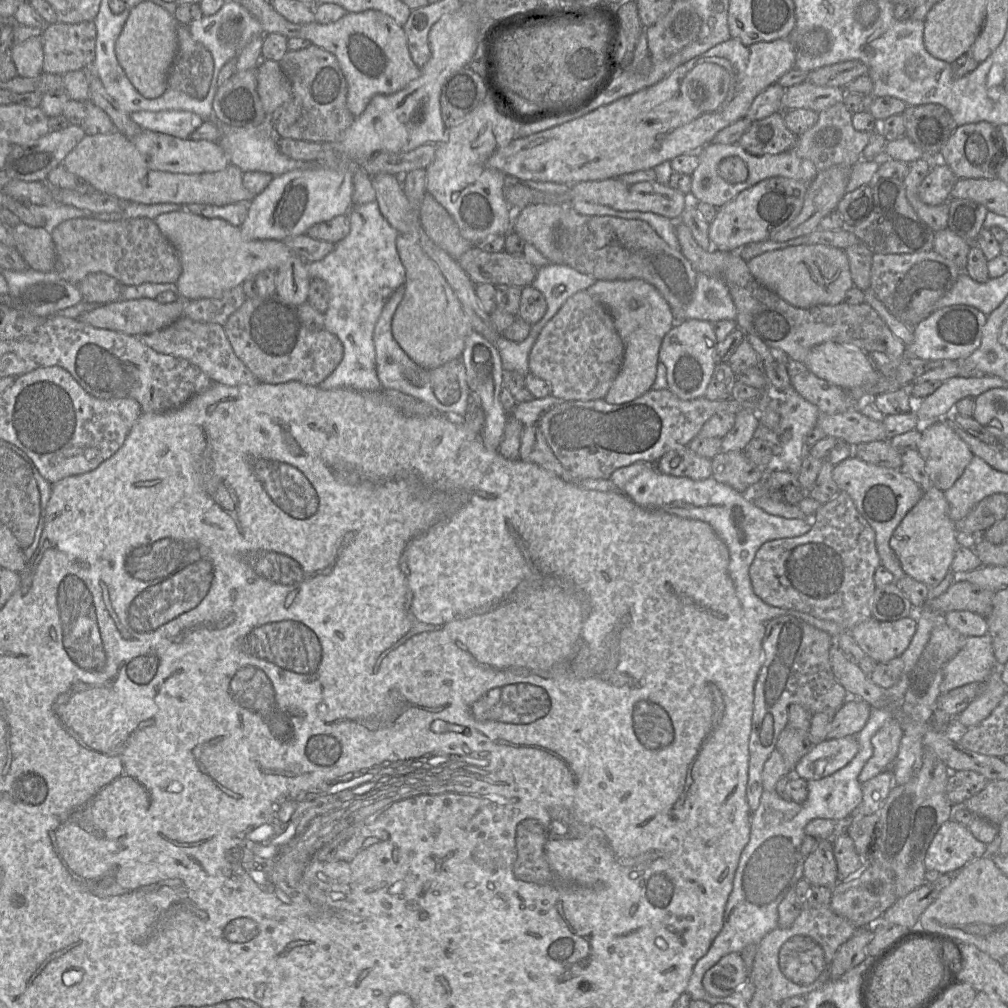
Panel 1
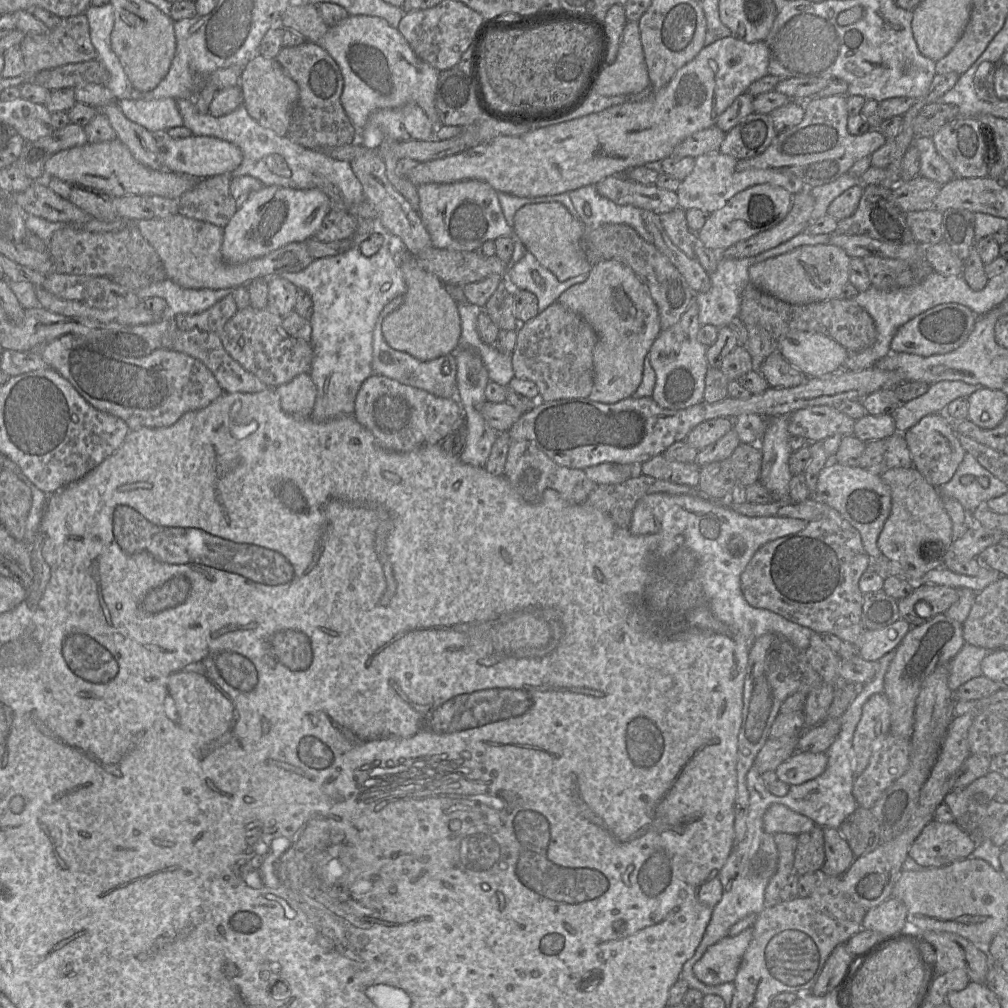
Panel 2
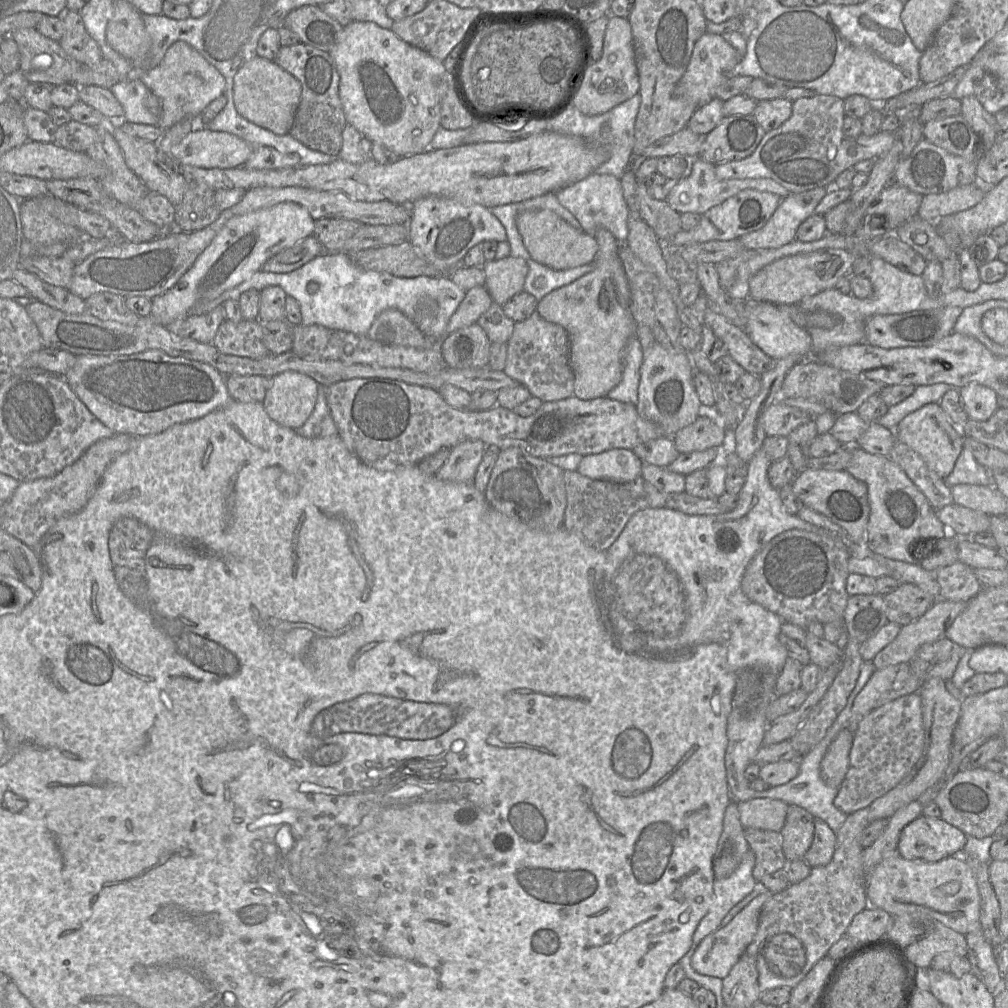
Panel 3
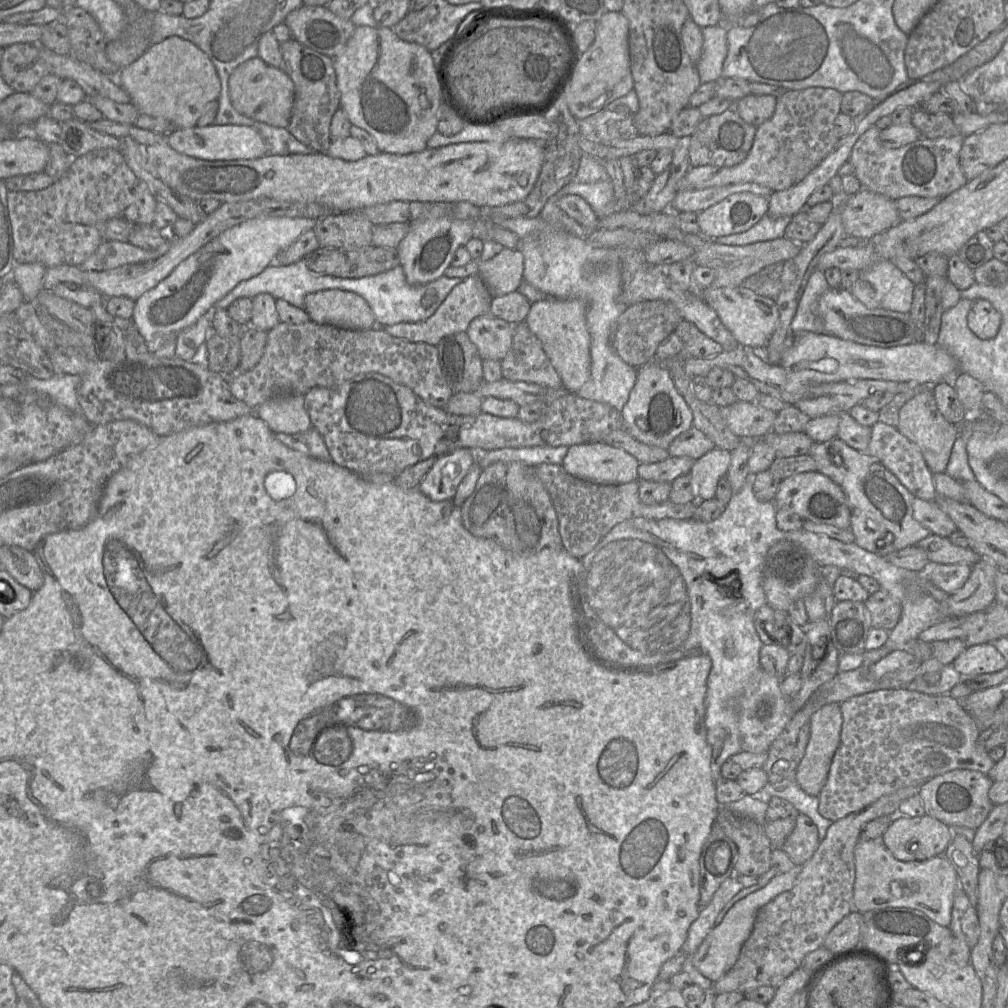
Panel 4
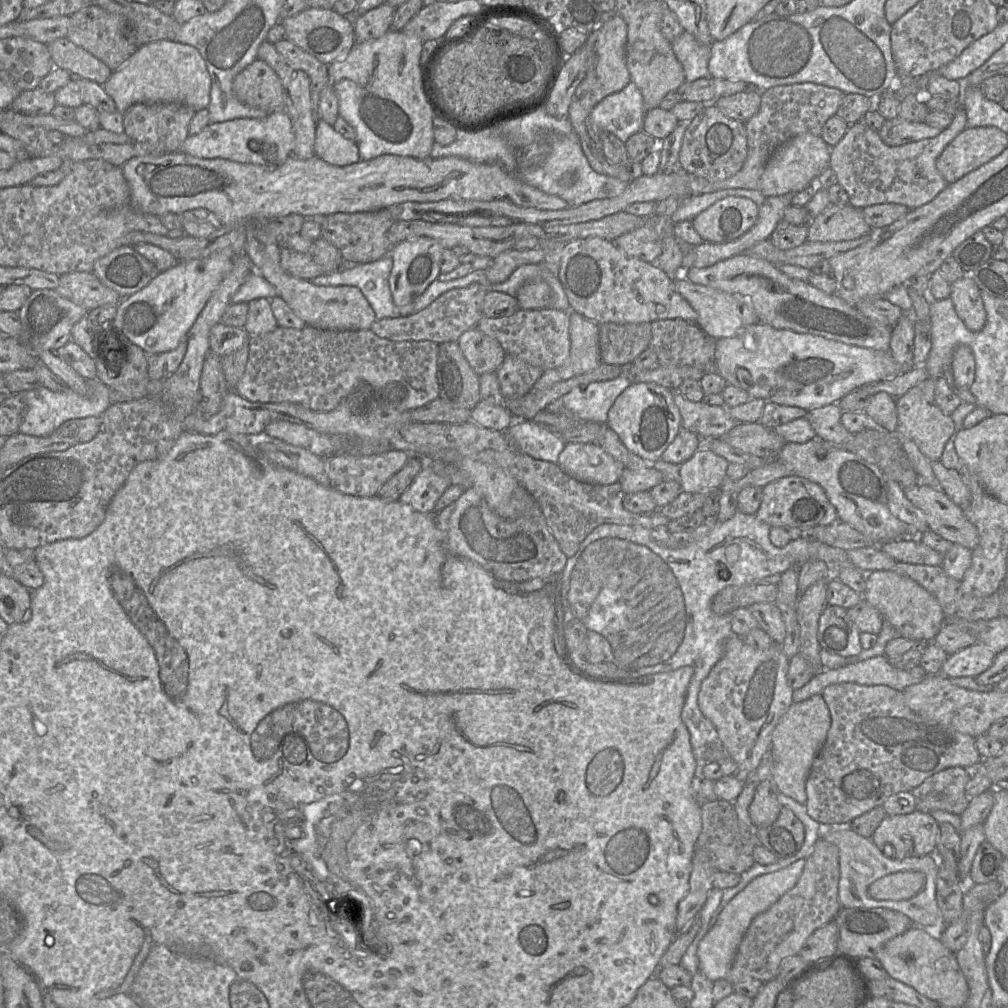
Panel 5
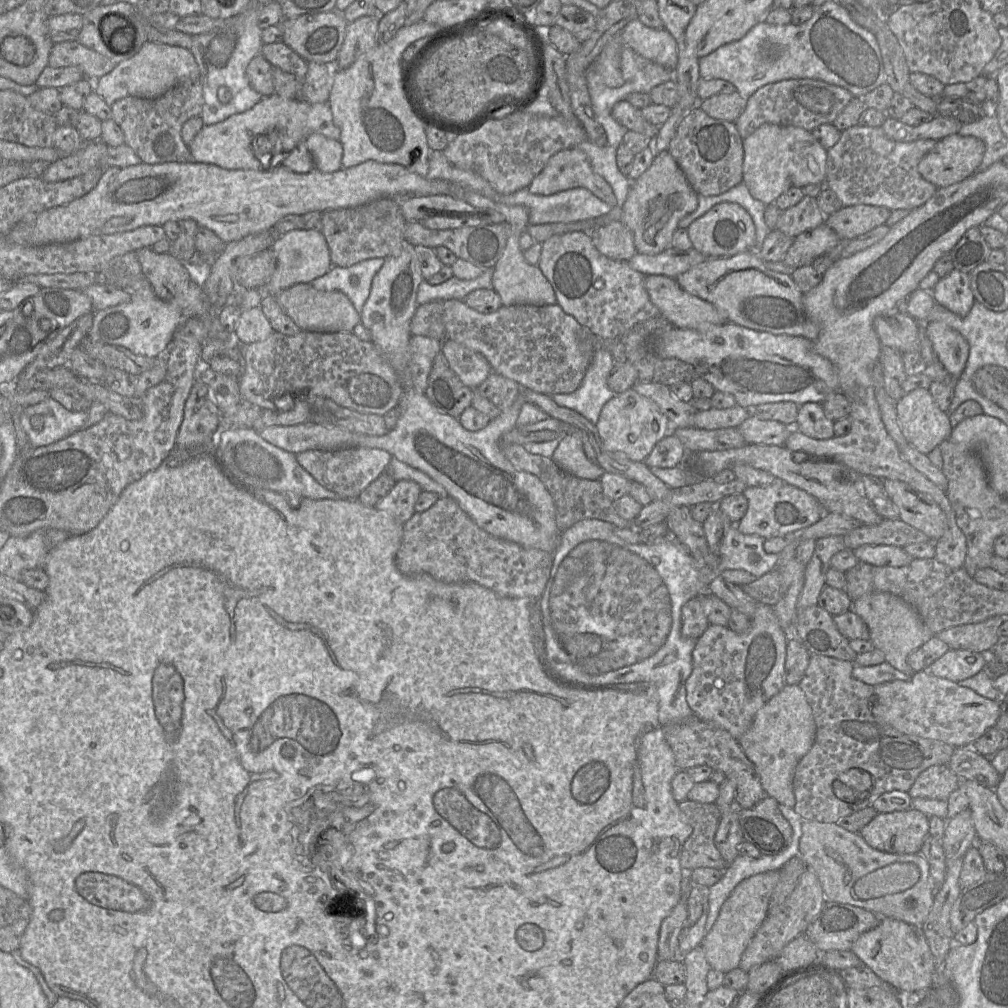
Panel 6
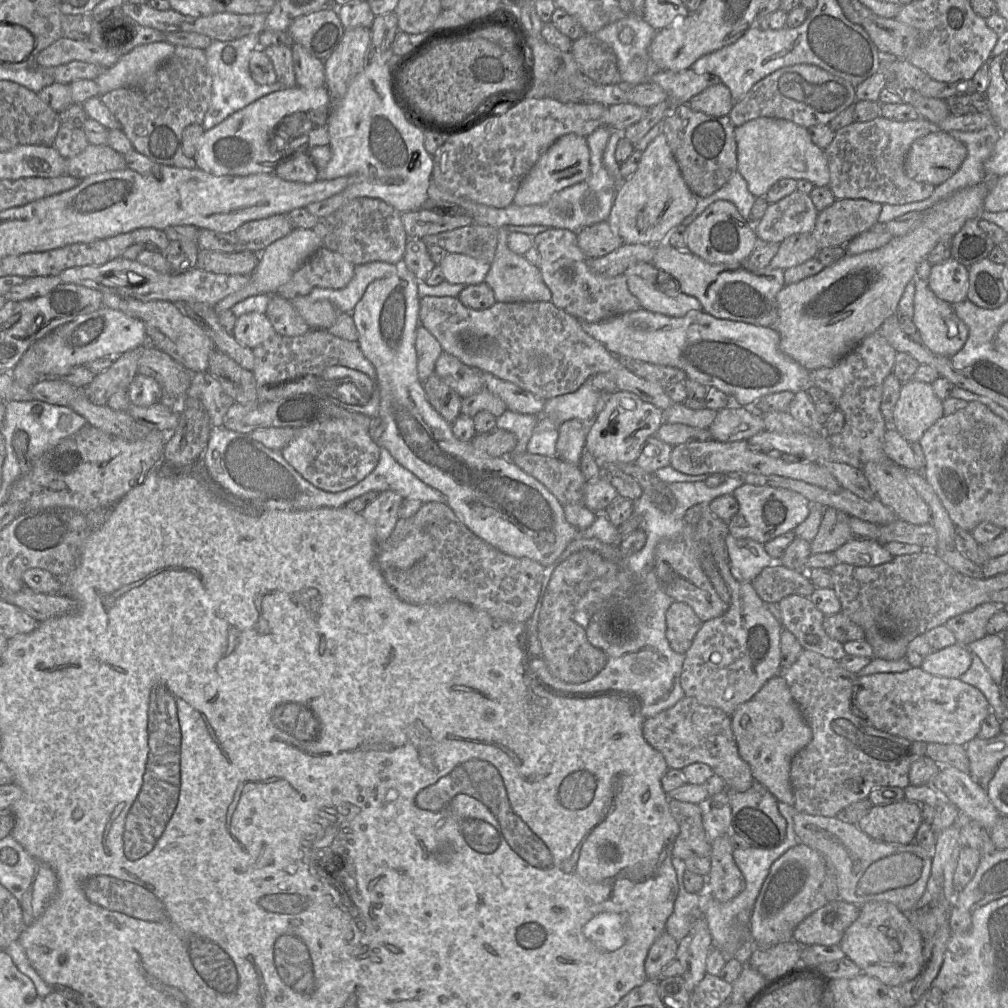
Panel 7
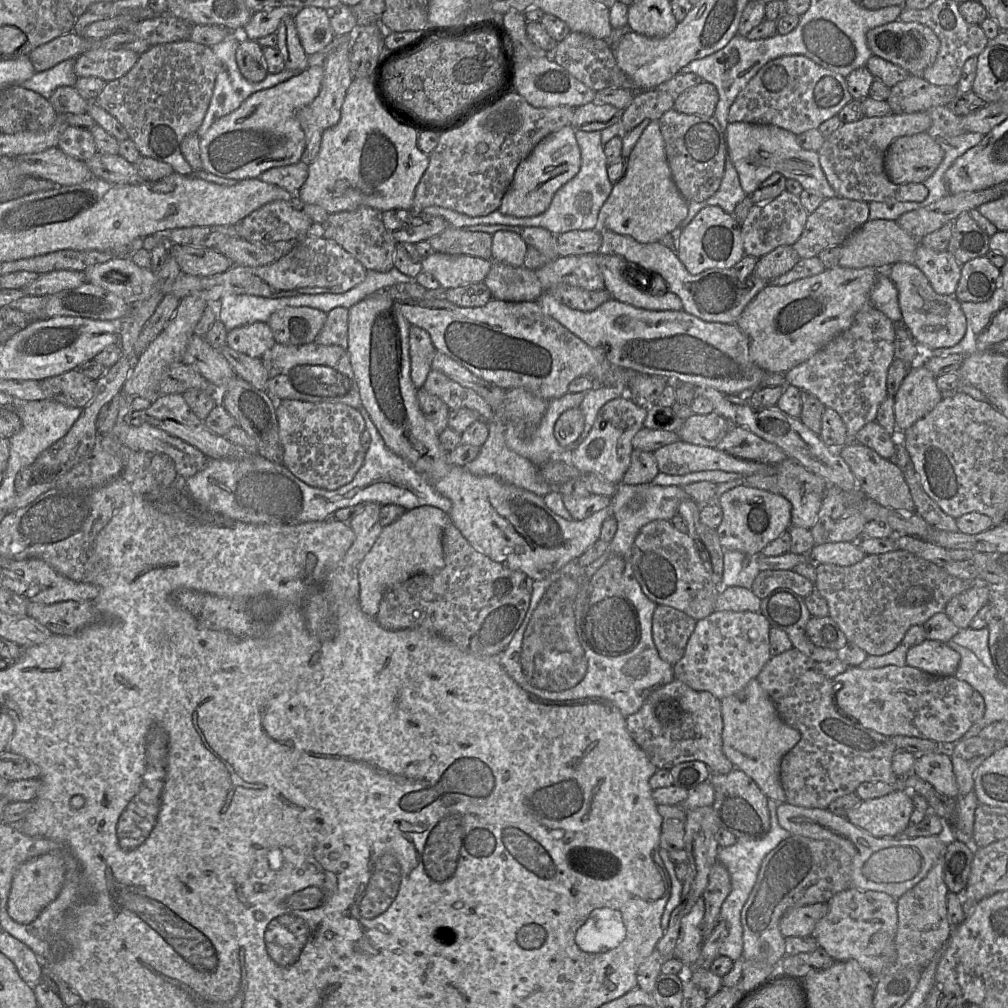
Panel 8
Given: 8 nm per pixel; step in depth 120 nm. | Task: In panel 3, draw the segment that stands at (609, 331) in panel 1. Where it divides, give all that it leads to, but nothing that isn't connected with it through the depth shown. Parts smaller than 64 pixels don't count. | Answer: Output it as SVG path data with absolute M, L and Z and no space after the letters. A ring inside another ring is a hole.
M535 310L530 318L515 324L508 341L504 371L543 402L561 400L573 396L574 393L575 377L569 363L569 353L568 332L561 325L545 320Z

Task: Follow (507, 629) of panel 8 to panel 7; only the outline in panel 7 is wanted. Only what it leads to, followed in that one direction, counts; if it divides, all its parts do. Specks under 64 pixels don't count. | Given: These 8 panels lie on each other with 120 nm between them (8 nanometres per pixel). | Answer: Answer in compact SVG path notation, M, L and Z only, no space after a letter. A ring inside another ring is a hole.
M429 502L411 517L399 519L388 539L381 545L382 552L408 535L424 532L433 539L434 547L420 561L408 569L387 568L382 572L396 595L413 605L435 605L459 601L487 612L497 622L527 623L532 616L543 581L545 567L529 558L509 556L471 532L447 503Z

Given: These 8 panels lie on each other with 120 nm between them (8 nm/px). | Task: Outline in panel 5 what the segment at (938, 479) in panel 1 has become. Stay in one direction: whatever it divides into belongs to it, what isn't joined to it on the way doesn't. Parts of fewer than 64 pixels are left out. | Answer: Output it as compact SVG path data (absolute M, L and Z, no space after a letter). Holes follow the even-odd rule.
M927 379L897 398L897 431L911 439L930 462L941 459L945 444L955 434L955 425L935 404L934 379Z

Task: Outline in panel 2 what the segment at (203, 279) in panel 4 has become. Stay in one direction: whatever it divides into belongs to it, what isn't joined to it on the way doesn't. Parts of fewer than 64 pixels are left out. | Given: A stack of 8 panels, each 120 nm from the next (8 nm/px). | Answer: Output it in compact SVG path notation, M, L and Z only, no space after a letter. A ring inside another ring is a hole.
M264 186L250 196L223 228L222 258L230 264L241 264L289 243L304 242L314 236L332 209L330 197L320 189Z

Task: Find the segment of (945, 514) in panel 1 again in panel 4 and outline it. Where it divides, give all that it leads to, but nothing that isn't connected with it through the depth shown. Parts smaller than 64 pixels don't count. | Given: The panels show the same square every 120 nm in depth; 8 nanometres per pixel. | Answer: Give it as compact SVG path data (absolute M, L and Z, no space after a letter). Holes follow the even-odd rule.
M837 437L814 442L808 455L814 459L816 471L831 478L844 491L851 510L850 529L858 546L885 557L931 535L913 517L915 496L878 458L850 447Z

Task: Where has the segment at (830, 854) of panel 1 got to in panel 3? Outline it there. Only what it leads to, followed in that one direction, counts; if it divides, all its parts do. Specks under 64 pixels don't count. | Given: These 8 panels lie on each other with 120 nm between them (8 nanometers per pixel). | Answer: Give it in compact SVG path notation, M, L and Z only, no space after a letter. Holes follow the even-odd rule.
M789 805L786 820L780 833L786 859L803 860L814 836L814 816L805 809Z

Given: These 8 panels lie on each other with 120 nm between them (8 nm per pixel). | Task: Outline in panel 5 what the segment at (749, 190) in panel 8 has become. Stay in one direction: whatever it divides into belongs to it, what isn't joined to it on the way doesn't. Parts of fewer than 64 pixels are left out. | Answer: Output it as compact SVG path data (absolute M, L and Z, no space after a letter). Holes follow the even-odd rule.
M810 133L798 135L778 147L767 161L760 178L758 191L764 197L796 193L803 190L829 167L831 147Z

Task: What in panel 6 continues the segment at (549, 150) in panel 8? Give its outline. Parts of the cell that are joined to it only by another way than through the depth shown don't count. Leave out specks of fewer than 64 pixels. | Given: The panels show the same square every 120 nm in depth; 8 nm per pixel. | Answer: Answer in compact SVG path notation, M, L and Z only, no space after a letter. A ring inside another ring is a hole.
M577 146L554 154L527 188L534 194L552 195L577 187L585 187L601 200L616 206L611 185L593 171L587 155Z

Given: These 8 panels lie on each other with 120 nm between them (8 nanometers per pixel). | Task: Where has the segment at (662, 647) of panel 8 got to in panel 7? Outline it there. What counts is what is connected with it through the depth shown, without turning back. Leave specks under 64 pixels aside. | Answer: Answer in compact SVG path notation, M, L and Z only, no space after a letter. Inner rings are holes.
M673 602L666 612L666 637L671 648L685 654L703 622L694 610L682 602Z

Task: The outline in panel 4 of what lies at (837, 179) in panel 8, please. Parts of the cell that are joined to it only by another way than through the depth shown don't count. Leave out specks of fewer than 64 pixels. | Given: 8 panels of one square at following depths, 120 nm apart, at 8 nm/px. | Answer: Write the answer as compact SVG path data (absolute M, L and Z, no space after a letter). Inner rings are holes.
M875 125L863 132L852 147L848 162L854 168L853 175L859 180L861 188L897 200L908 196L925 198L943 198L964 186L968 180L959 161L964 136L941 137L935 139L920 138L901 148L889 149L879 142L880 131Z

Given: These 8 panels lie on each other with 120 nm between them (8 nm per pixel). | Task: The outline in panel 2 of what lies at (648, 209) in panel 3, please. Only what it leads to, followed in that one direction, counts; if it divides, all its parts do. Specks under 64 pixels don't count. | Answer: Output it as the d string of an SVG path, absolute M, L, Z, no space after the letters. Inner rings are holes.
M677 207L671 212L659 214L659 218L672 243L690 259L694 259L694 232L687 225L685 210Z

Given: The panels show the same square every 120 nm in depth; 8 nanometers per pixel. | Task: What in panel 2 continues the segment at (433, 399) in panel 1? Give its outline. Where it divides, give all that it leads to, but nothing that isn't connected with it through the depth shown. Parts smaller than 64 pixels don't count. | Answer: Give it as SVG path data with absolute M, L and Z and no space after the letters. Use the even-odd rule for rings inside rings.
M397 296L386 306L384 306L384 308L382 309L377 318L375 327L373 329L373 338L372 338L373 373L375 375L381 375L390 379L397 380L398 382L404 385L409 385L412 387L425 390L438 397L456 399L457 403L459 403L458 389L457 389L457 364L455 362L456 358L453 355L450 354L429 361L421 361L406 352L392 348L385 340L382 333L382 323L386 318L386 316L388 316L391 312L396 310L402 304L402 302L403 302L403 296ZM383 353L388 353L391 355L392 359L390 363L387 364L384 361L382 361L381 356Z

